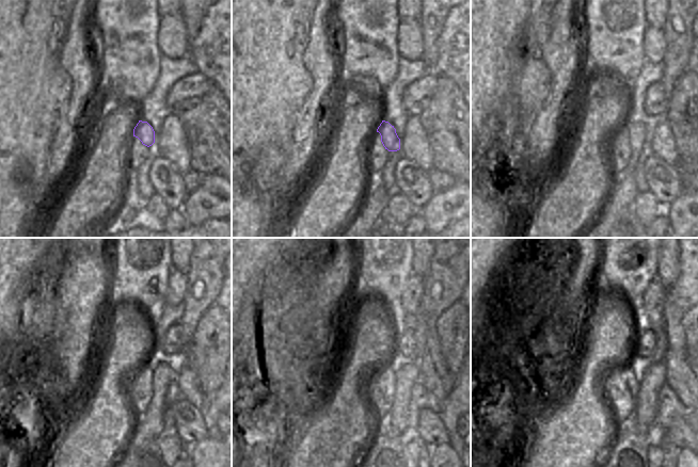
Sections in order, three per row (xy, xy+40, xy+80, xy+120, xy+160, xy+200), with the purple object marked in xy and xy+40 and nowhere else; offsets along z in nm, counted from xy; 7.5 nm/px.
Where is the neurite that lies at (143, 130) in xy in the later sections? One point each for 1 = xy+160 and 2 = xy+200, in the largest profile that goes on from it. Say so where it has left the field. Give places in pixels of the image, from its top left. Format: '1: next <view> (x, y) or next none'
1: next xy+160 (406, 376)
2: next xy+200 (653, 377)

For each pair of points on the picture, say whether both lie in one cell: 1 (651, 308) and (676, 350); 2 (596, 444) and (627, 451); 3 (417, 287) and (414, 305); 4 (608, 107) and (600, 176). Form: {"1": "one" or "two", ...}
{"1": "two", "2": "two", "3": "one", "4": "one"}

